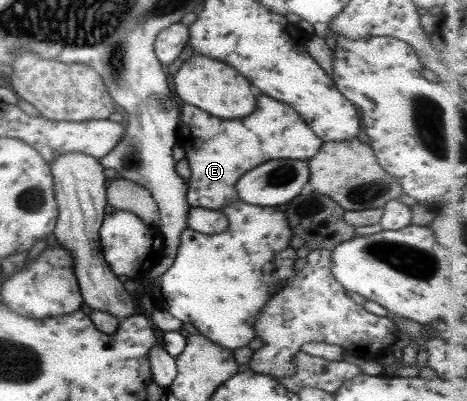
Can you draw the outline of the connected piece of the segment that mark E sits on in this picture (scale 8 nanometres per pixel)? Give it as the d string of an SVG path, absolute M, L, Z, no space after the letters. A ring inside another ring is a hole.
M258 96L256 112L234 120L208 116L208 112L190 104L179 109L178 142L185 150L191 170L186 194L190 207L220 211L225 204L239 199L234 184L250 168L276 158L307 161L323 145L323 140L294 109L276 104L270 96Z

